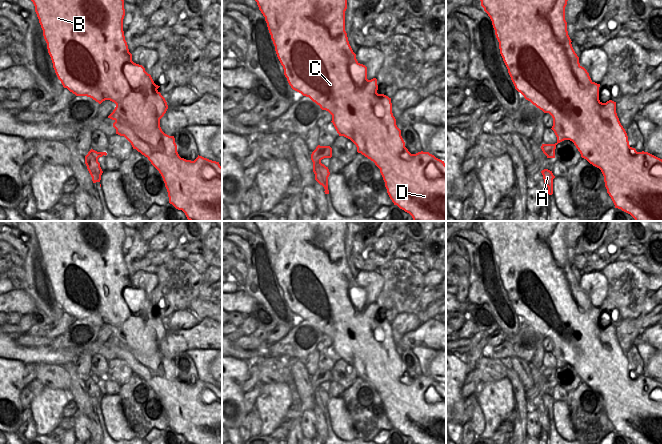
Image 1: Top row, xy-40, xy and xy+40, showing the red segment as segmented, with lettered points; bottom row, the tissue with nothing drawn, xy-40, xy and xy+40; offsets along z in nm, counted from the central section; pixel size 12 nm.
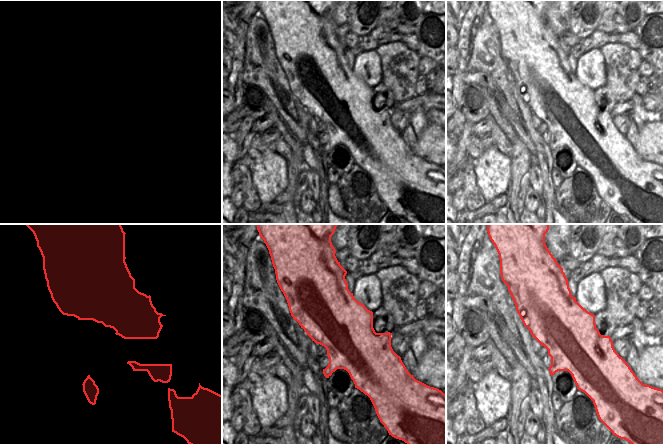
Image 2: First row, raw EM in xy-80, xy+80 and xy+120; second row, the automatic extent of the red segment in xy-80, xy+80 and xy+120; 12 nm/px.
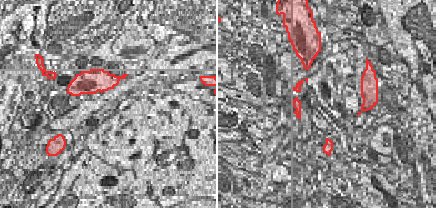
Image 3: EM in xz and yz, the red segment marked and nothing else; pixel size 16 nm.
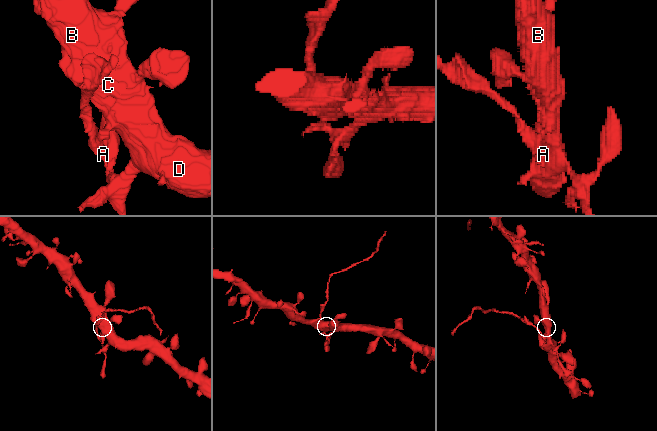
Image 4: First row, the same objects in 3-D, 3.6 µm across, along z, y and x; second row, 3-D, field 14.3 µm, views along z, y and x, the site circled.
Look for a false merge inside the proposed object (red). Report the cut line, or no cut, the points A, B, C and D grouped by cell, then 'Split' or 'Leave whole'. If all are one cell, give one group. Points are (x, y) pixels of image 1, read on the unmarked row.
Split along xy (317, 370), (322, 375), (325, 375), (328, 381). Groups: A / B C D. Split

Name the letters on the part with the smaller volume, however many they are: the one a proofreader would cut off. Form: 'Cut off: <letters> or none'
Cut off: A

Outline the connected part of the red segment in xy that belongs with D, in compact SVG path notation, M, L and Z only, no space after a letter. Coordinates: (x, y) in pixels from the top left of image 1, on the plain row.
M254 221L259 234L265 241L271 263L275 270L277 281L283 290L284 299L291 312L303 320L309 321L313 326L320 330L322 334L328 335L332 339L332 347L339 358L350 363L357 371L357 376L361 377L380 393L380 397L385 406L387 417L400 433L409 437L413 444L446 444L446 388L429 376L418 376L411 378L405 371L405 366L401 360L401 354L396 349L396 343L392 337L391 322L384 318L378 318L377 303L367 303L367 291L360 288L356 283L345 255L345 235L347 233L347 221Z

